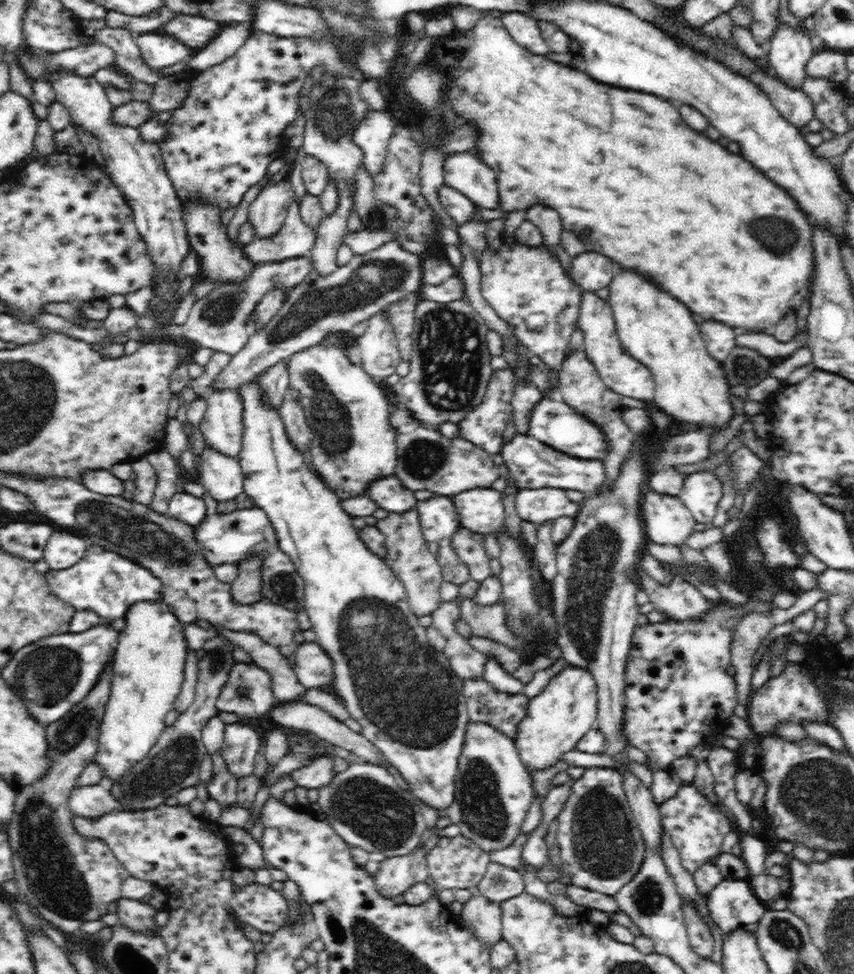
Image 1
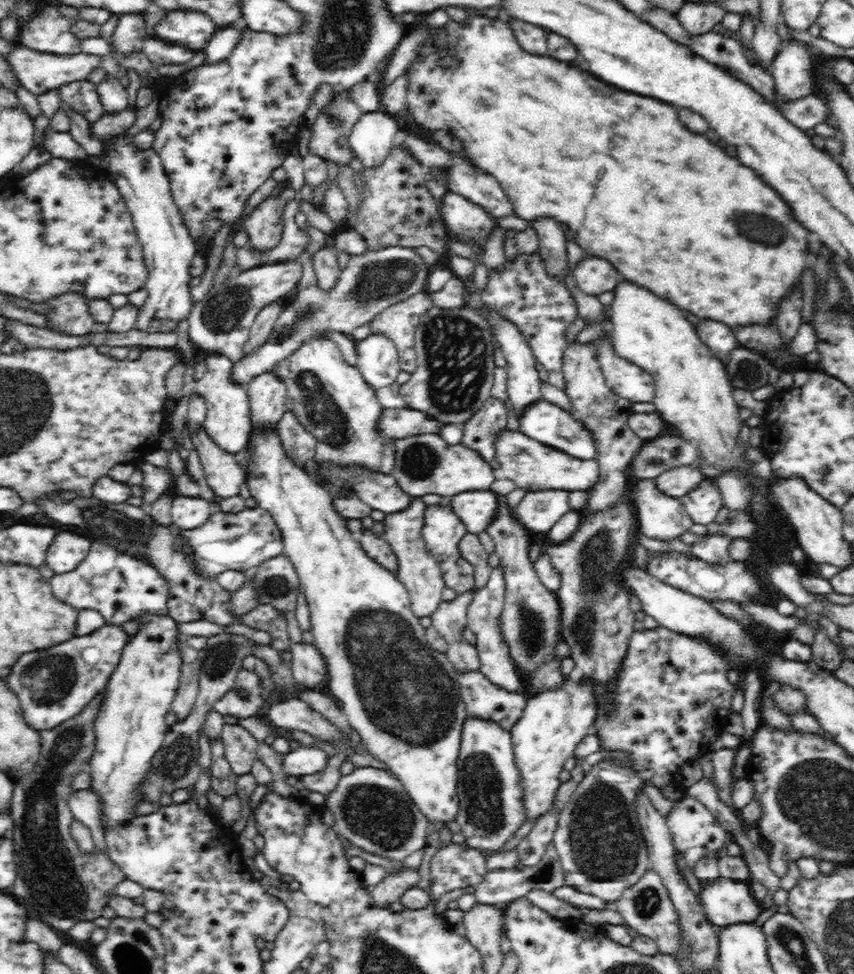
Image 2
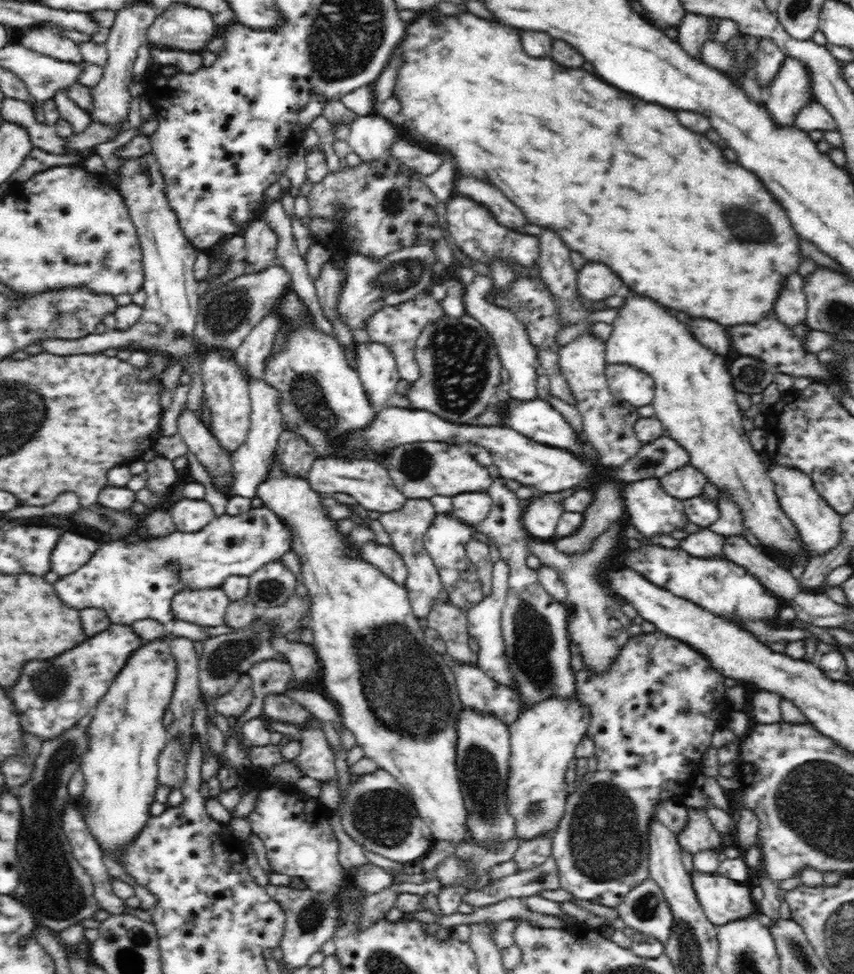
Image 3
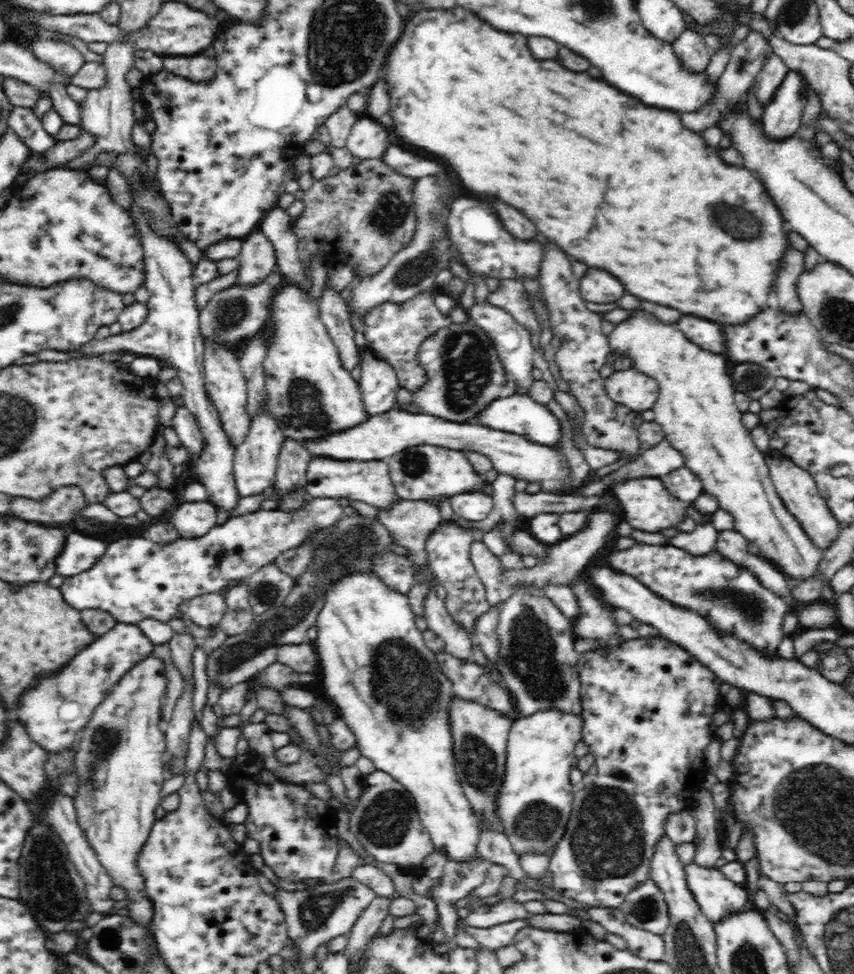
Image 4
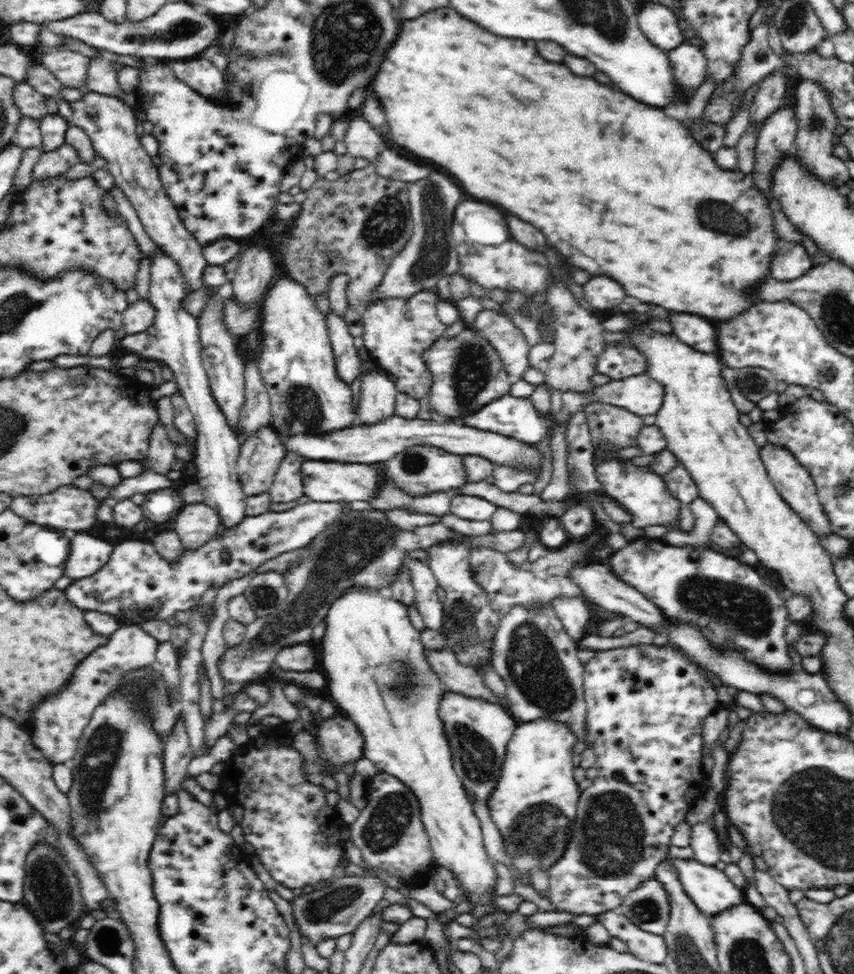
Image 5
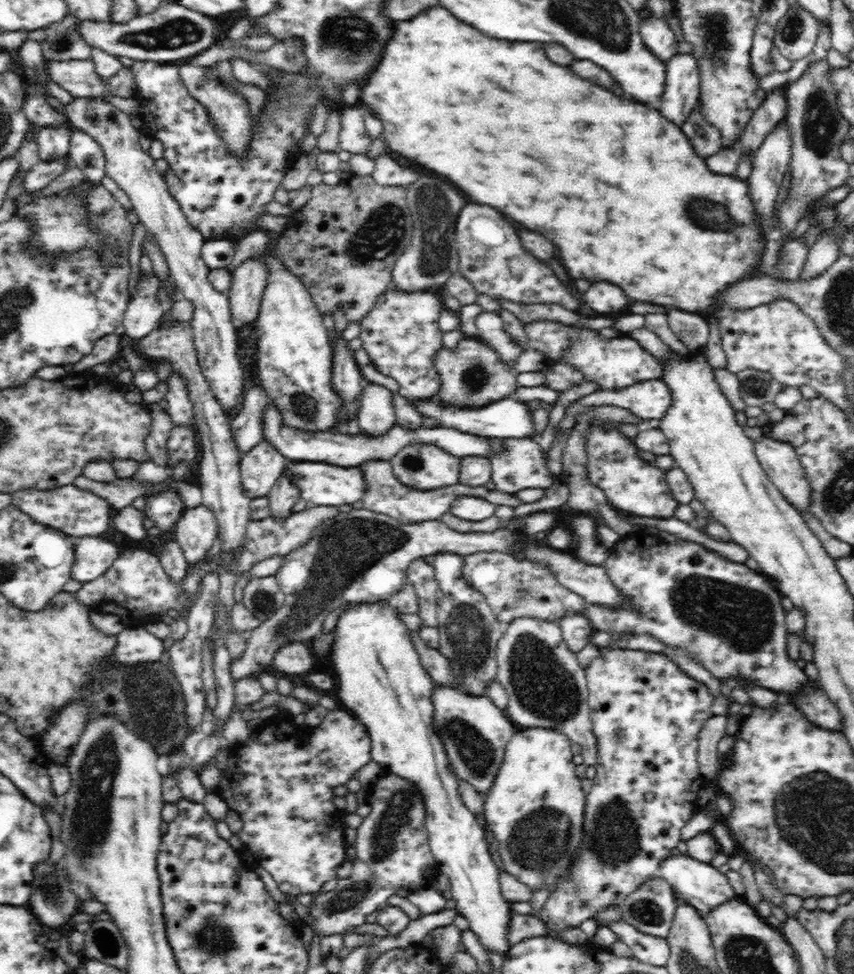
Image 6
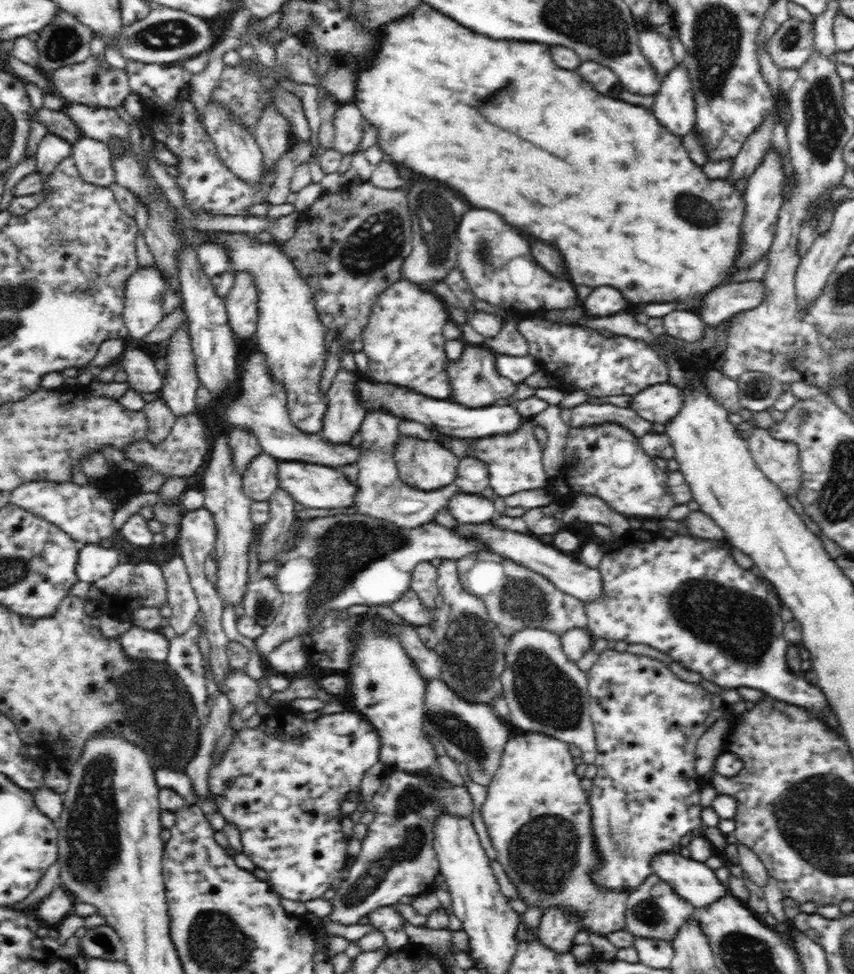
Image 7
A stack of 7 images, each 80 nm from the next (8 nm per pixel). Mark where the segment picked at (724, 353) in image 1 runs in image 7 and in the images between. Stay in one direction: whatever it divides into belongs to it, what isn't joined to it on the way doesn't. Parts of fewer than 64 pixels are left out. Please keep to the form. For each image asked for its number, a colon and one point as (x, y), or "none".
2: (719, 338)
3: (713, 336)
4: (707, 335)
5: (701, 334)
6: (691, 329)
7: (683, 325)

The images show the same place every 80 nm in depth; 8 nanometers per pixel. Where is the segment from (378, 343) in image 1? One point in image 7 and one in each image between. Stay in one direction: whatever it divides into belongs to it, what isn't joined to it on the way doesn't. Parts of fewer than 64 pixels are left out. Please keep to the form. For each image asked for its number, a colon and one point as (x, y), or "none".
2: (378, 361)
3: (377, 368)
4: (378, 383)
5: (377, 394)
6: (376, 416)
7: (383, 495)

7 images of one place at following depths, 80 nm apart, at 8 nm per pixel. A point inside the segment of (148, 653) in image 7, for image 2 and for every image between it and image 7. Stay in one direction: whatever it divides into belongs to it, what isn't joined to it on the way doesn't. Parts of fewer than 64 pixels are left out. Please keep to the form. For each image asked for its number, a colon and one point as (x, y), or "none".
2: (54, 685)
3: (51, 696)
4: (53, 712)
5: (58, 722)
6: (135, 645)

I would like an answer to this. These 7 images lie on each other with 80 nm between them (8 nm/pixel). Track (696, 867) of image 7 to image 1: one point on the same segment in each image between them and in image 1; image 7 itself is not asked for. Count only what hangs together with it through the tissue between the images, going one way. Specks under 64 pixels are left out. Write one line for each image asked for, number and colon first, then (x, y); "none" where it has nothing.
1: (732, 904)
2: (725, 901)
3: (723, 900)
4: (718, 897)
5: (710, 889)
6: (704, 887)

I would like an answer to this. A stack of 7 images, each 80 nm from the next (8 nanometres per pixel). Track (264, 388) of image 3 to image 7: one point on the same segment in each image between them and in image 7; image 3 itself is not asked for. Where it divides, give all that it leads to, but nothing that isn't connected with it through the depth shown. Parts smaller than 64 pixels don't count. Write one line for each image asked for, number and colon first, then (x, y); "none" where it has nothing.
4: (255, 462)
5: (260, 456)
6: (260, 467)
7: (259, 480)

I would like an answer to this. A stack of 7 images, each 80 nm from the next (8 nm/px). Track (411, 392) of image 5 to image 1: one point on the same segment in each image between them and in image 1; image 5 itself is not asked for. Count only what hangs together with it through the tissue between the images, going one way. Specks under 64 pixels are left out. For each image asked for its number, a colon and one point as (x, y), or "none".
1: (401, 314)
2: (398, 322)
3: (398, 327)
4: (394, 331)

